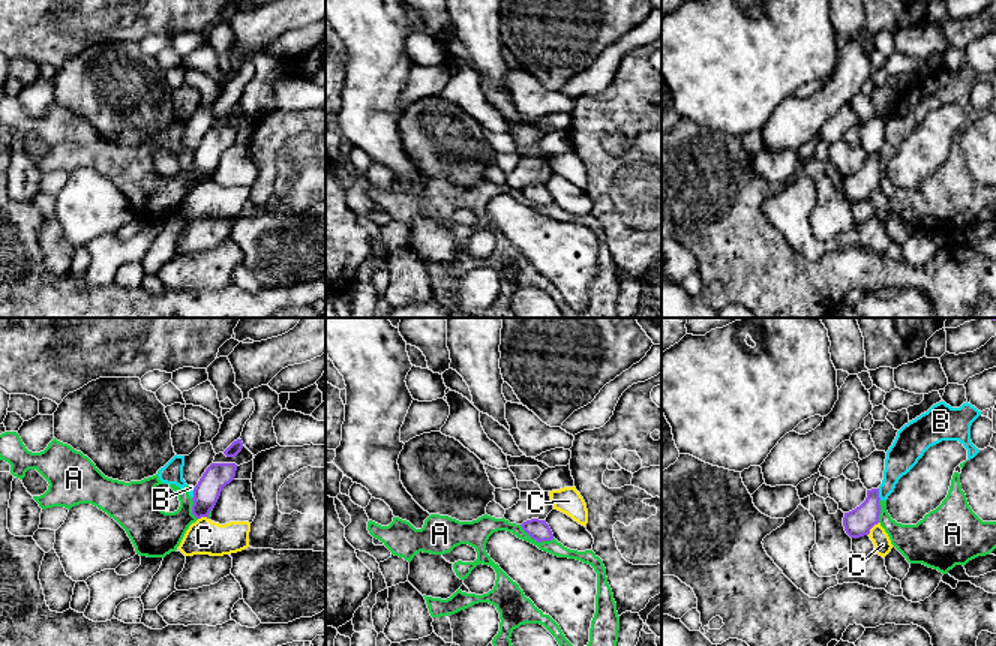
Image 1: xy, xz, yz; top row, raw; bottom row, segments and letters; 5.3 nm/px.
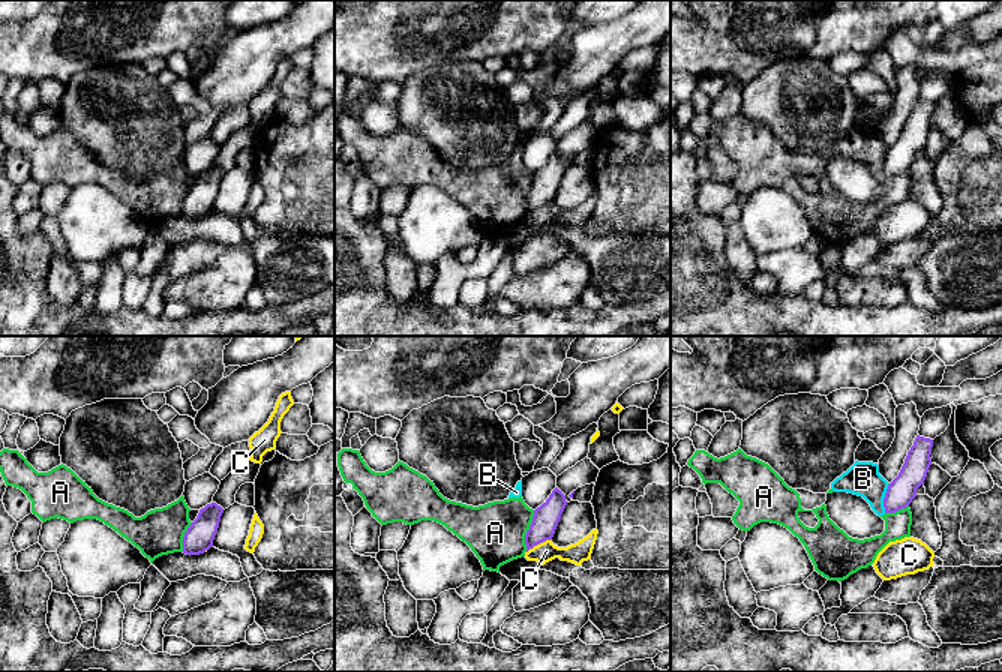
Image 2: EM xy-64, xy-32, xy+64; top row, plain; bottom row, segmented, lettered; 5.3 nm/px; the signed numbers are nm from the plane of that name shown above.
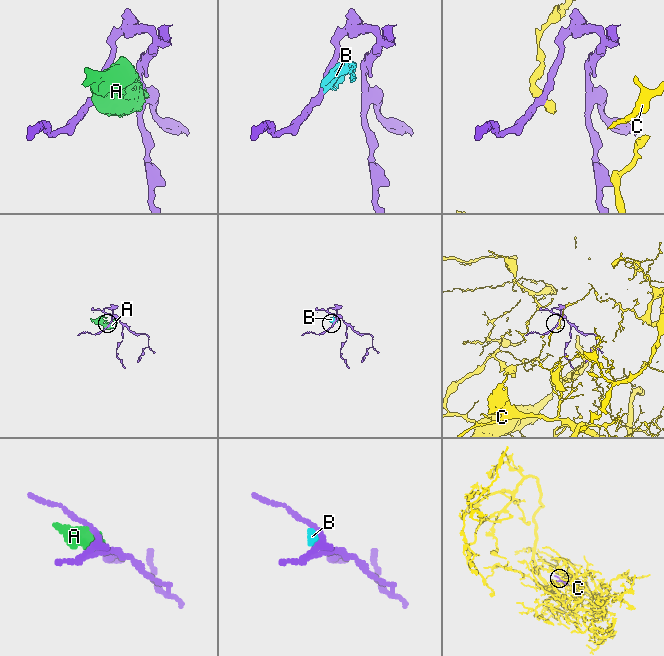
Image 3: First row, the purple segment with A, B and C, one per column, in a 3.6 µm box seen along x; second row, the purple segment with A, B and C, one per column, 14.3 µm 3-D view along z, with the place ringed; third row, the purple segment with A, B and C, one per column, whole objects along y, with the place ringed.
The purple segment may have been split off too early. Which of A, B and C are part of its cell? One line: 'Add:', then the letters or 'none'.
Add: none

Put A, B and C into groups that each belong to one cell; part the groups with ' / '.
A B / C

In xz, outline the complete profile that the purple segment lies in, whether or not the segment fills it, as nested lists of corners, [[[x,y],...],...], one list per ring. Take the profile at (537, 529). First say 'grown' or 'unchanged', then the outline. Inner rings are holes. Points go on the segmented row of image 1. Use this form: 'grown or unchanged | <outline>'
unchanged | [[[531,519],[520,526],[537,543],[554,540],[554,534],[546,520]]]

